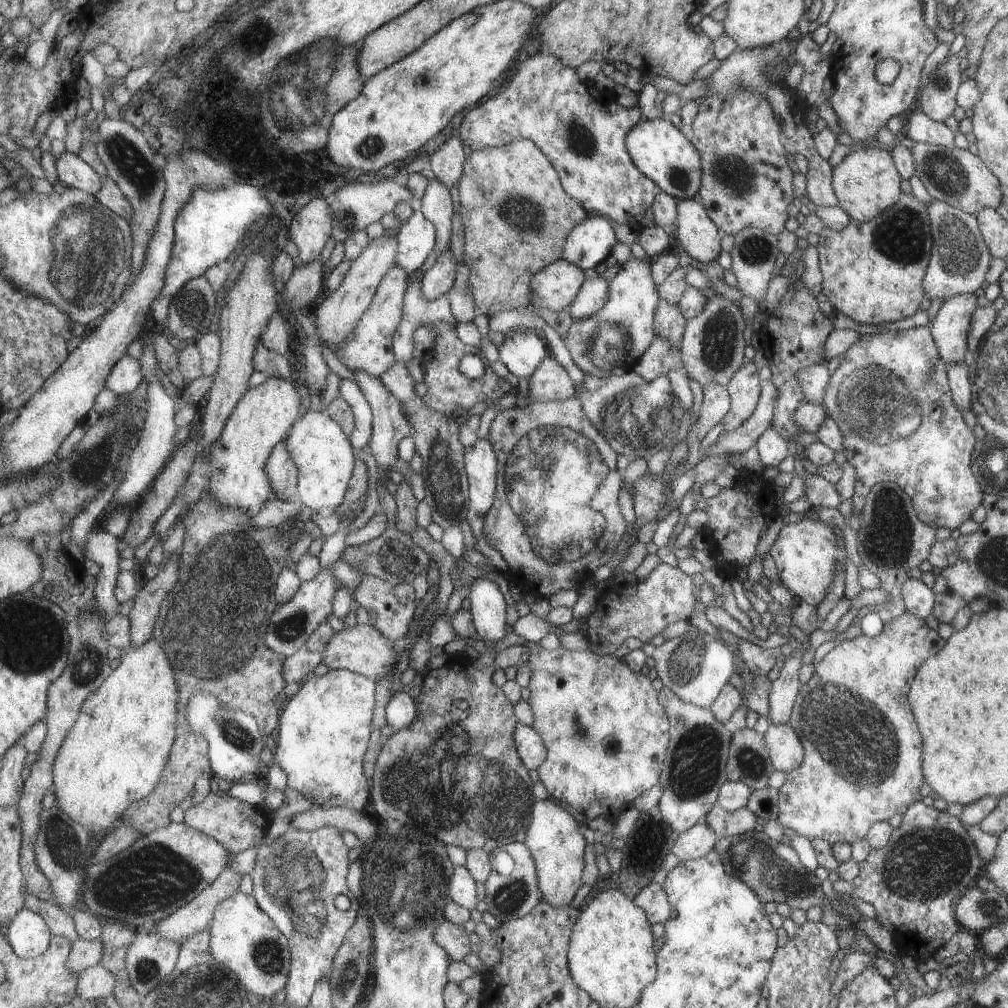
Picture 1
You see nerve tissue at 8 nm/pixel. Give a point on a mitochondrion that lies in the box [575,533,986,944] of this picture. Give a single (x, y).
(855, 737)

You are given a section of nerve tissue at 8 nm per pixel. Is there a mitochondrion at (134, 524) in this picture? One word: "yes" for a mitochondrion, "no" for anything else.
no

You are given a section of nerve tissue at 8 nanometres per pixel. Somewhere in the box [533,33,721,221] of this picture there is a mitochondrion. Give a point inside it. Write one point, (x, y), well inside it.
(580, 141)

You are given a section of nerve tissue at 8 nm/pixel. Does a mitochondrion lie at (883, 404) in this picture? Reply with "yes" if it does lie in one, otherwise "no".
yes

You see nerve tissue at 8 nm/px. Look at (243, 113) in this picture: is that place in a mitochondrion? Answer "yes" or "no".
no

